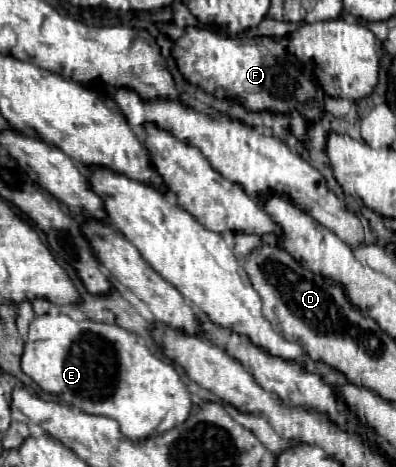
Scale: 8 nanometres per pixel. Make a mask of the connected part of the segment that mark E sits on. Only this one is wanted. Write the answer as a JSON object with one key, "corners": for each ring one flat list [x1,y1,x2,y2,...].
{"corners":[[65,314,37,316,29,326,29,338,25,342,21,368,41,386,41,390,55,394,59,400,65,400,67,404,77,406,87,414,101,414,117,420,121,434,129,440,143,440,155,434,163,434,173,426,183,424,193,410,189,390,177,370,153,356,151,350,141,344,133,332,113,324,93,320,77,322]]}

